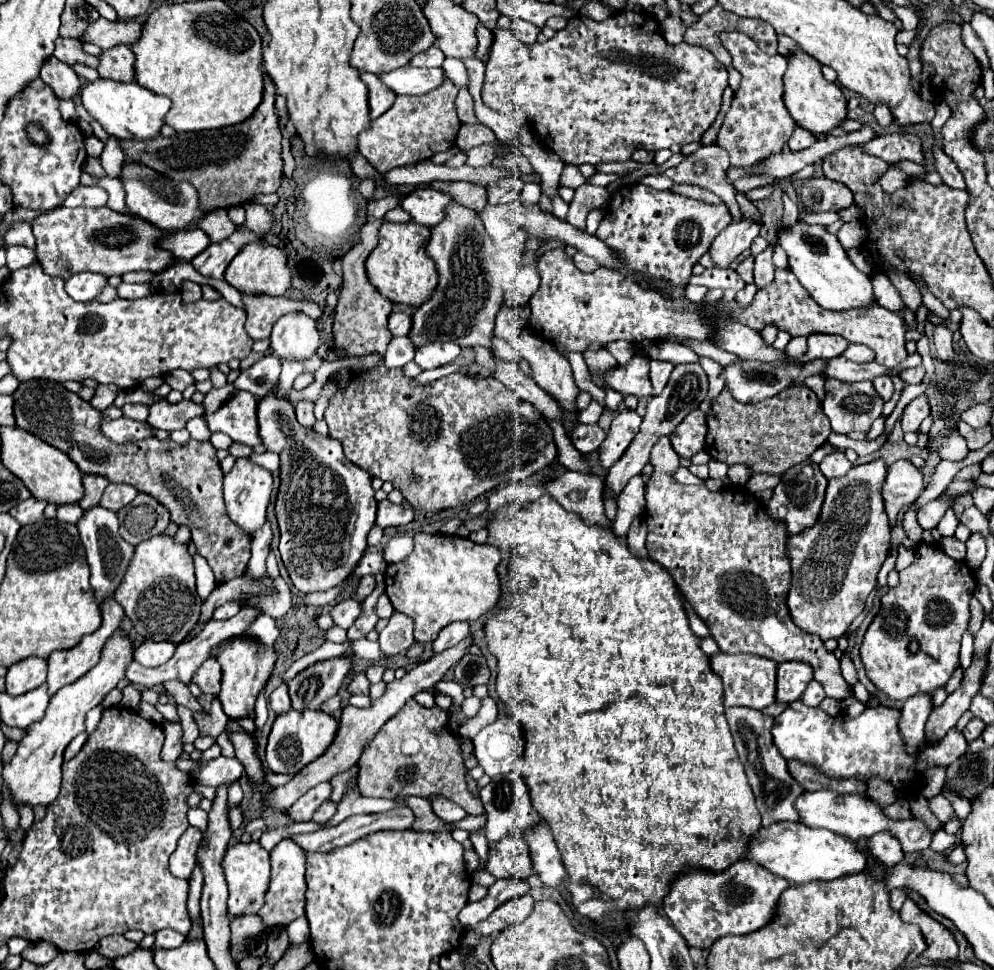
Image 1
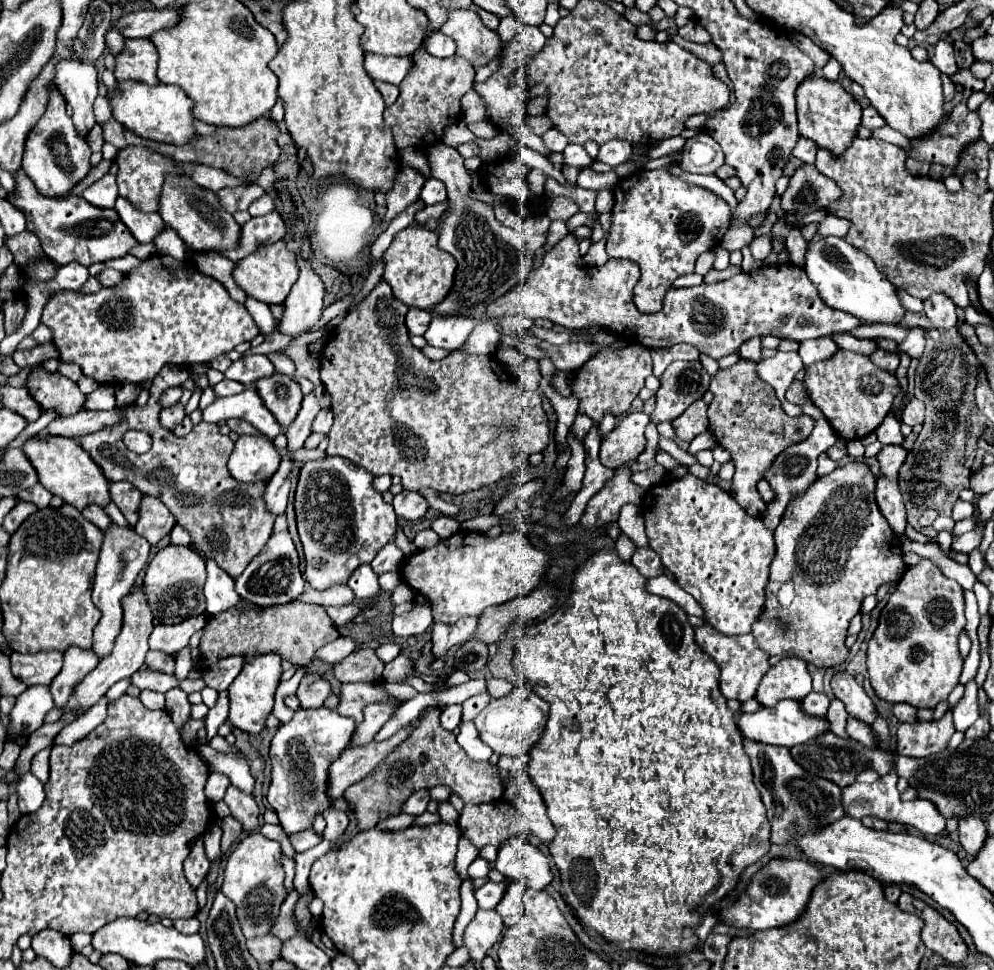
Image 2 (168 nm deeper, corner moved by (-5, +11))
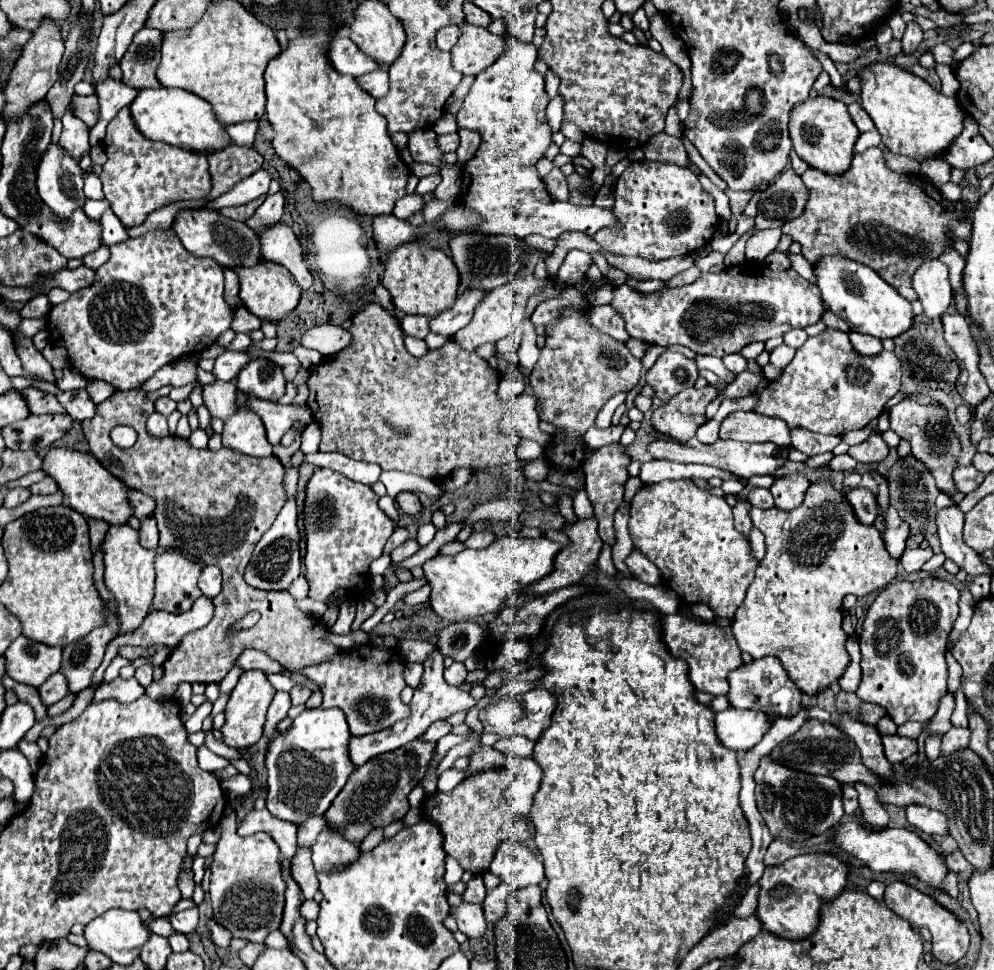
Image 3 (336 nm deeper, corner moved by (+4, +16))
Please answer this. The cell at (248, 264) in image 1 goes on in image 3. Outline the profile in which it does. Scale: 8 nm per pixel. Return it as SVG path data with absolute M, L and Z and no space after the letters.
M263 260L253 268L237 268L235 272L241 280L239 298L243 300L245 308L251 314L255 314L259 320L279 322L279 320L285 320L297 308L301 298L301 288L295 284L295 278L291 276L291 272L287 272L287 268L271 264L269 260Z

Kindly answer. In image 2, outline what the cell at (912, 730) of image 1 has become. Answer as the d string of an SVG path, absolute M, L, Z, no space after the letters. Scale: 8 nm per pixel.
M896 703L892 711L902 723L916 723L918 721L918 709L910 703Z

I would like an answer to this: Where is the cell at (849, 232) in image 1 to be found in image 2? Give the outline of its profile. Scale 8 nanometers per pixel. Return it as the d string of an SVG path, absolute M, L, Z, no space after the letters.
M828 215L822 223L820 223L820 229L814 237L828 237L828 235L836 235L836 237L846 237L846 233L850 231L852 227L852 221L848 219L842 219L842 217L836 217L836 215Z

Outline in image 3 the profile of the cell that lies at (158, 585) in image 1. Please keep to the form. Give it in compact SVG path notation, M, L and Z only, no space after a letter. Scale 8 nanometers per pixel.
M165 550L155 558L155 596L153 608L165 612L187 612L203 596L197 586L201 566L187 560L181 552Z

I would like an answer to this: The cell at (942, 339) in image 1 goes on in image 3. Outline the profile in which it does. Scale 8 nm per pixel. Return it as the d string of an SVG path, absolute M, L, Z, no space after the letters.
M923 260L913 274L913 288L929 318L941 316L953 300L947 266L941 260Z

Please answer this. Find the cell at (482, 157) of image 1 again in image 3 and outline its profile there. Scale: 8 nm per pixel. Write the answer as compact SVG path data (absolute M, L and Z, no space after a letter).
M453 132L453 134L437 136L437 146L441 148L441 152L455 152L459 146L459 134Z

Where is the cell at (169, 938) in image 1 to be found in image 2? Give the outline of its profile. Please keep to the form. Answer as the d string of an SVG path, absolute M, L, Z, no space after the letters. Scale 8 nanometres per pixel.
M192 917L192 919L176 919L174 929L178 929L180 933L198 933L200 923L198 923L196 917Z

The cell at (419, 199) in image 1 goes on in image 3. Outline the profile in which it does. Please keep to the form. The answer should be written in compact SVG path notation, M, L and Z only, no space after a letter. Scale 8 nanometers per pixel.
M431 174L427 178L421 178L419 184L417 184L417 188L415 188L415 192L421 194L421 196L427 194L427 192L433 192L439 186L439 182L441 182L441 176L439 174Z

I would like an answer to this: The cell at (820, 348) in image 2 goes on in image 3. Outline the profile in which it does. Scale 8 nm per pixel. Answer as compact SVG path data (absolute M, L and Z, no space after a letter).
M791 330L791 332L785 332L785 334L783 334L785 344L791 346L791 348L799 348L807 338L809 338L809 336L807 336L805 330Z

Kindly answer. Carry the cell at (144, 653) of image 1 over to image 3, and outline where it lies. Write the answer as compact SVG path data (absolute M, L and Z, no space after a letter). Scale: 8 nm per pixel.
M201 596L199 600L193 602L193 608L191 608L191 610L181 612L181 614L167 614L167 612L163 612L163 610L153 610L153 612L149 612L147 618L143 620L143 624L141 624L139 628L135 628L135 630L131 630L131 632L125 634L117 635L108 644L103 662L101 662L101 666L97 668L97 672L95 672L95 676L93 676L93 684L99 684L99 682L101 682L101 678L103 678L105 670L107 670L107 666L109 666L113 658L118 655L118 649L121 646L145 646L145 648L147 648L147 646L175 646L175 644L179 644L179 640L181 640L185 634L207 626L207 624L211 622L211 618L213 618L213 610L215 610L213 600L207 598L207 596Z

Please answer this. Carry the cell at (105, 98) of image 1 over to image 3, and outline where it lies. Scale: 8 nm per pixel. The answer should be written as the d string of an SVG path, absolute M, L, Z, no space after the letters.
M175 88L141 90L137 98L131 102L131 114L143 136L165 142L169 146L177 146L177 148L201 152L201 154L211 154L231 144L231 138L225 132L225 126L219 124L219 120L215 118L211 104L191 92L183 92Z

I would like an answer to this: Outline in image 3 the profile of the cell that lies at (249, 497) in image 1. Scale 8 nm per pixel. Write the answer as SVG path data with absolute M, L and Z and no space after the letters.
M237 390L235 398L235 414L225 420L223 428L223 446L225 448L237 448L237 452L245 456L265 458L273 454L273 446L269 444L265 436L265 426L259 416L247 406L249 394Z

